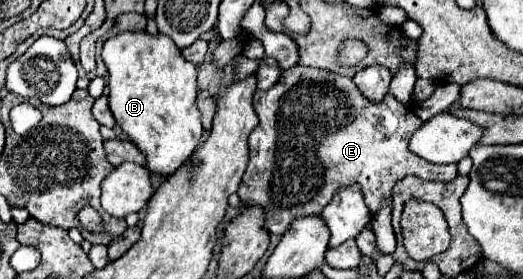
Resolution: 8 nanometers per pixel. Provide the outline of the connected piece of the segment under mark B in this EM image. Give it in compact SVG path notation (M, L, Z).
M146 31L116 35L102 49L102 59L108 67L112 115L130 141L146 155L144 167L150 175L168 177L190 163L204 133L196 107L198 69L180 55L170 37L154 37Z

